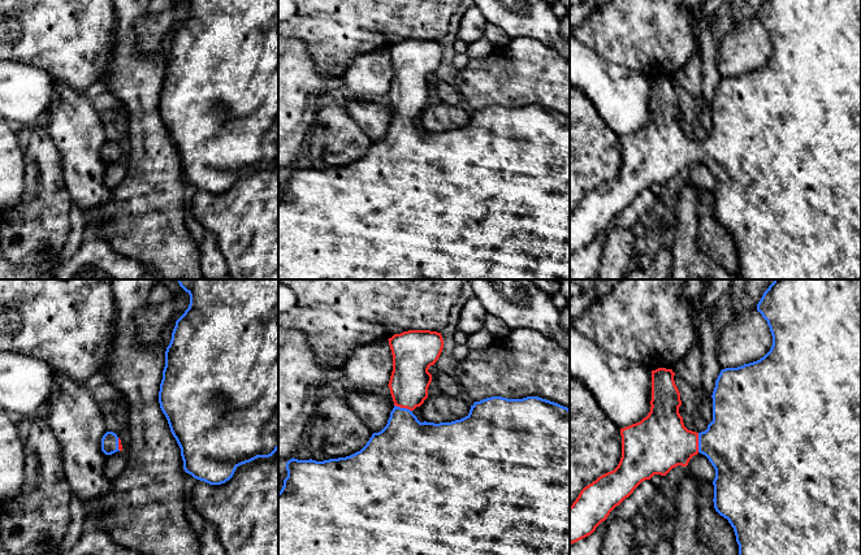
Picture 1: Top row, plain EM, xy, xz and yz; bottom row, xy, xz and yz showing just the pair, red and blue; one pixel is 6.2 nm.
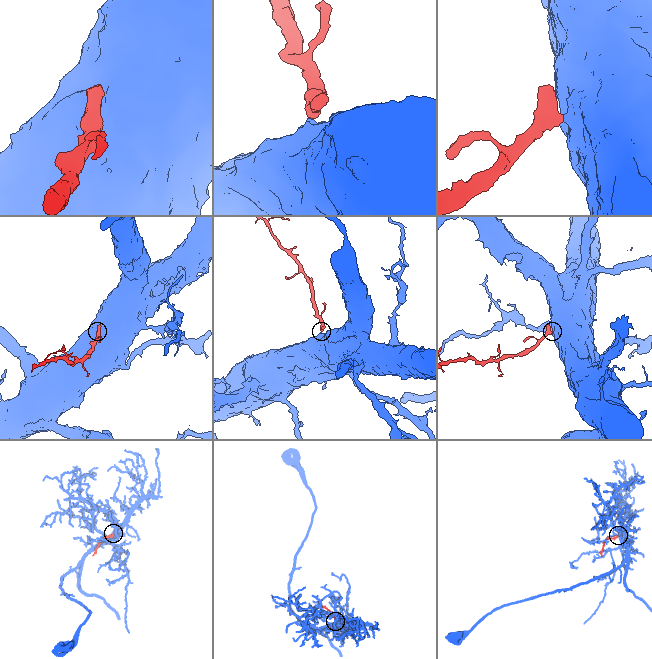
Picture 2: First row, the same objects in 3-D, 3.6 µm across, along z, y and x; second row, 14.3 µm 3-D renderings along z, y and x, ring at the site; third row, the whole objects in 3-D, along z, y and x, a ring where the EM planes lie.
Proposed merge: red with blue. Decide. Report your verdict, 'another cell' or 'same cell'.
same cell

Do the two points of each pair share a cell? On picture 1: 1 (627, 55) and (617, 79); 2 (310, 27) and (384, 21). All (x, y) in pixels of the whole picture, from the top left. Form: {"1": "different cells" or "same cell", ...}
{"1": "different cells", "2": "same cell"}

